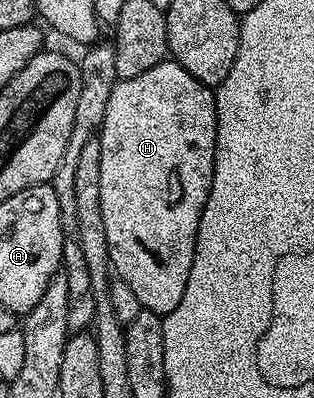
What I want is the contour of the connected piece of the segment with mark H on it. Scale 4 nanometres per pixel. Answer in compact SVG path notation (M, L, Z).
M174 61L158 63L153 65L153 69L145 69L141 77L129 77L115 82L113 93L109 96L109 105L105 109L105 121L97 138L101 149L101 221L105 223L105 241L109 241L109 257L114 274L121 281L125 281L129 289L133 289L142 310L158 311L160 316L167 315L173 309L177 309L181 296L185 294L185 285L189 285L189 269L193 269L197 229L213 181L215 92L201 81L197 81L179 63Z

